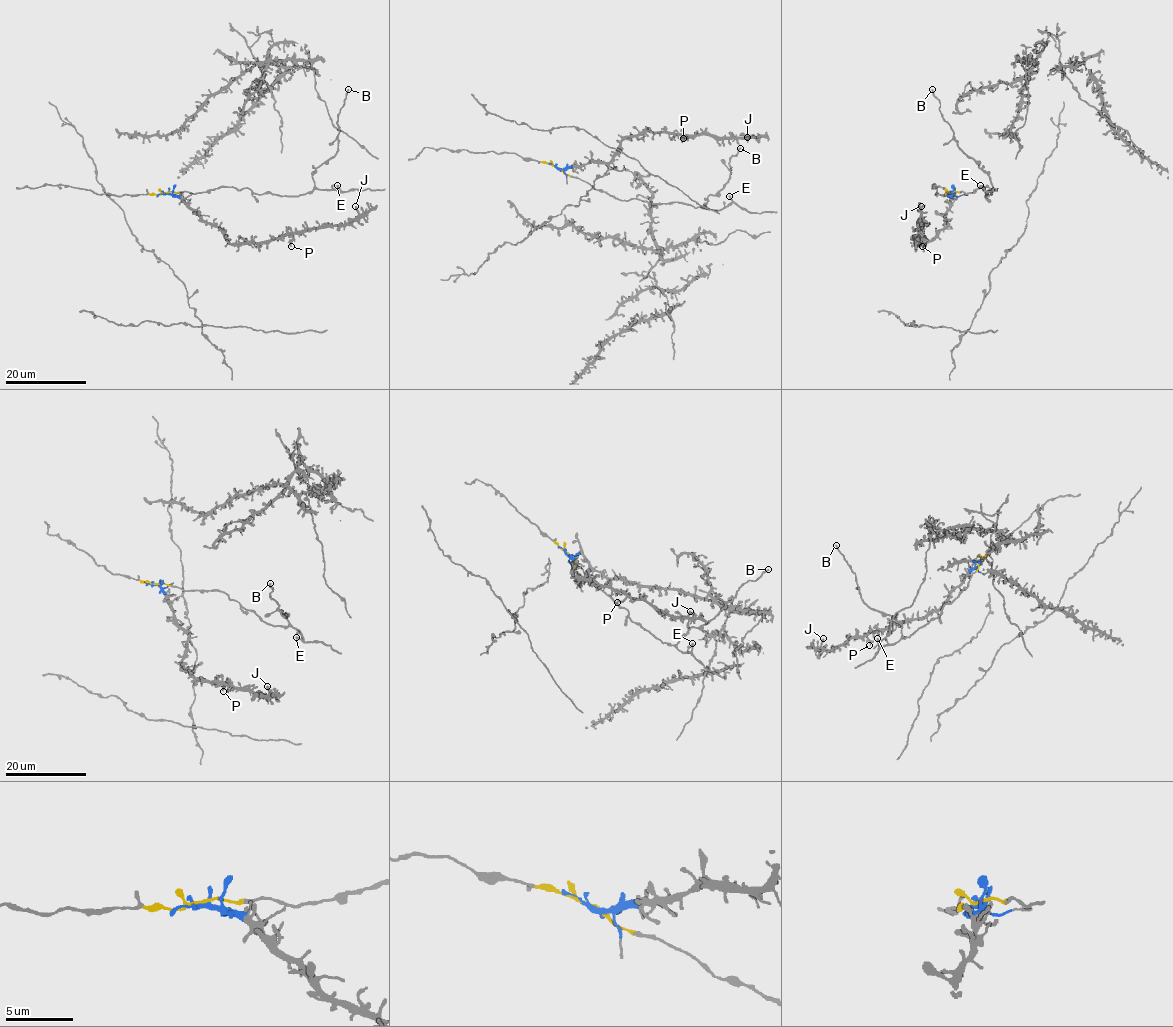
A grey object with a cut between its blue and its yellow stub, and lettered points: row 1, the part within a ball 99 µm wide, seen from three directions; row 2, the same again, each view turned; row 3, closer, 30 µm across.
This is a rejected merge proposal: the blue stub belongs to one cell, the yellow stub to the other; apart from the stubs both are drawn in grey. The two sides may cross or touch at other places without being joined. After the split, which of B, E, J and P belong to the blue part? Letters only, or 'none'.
J, P

